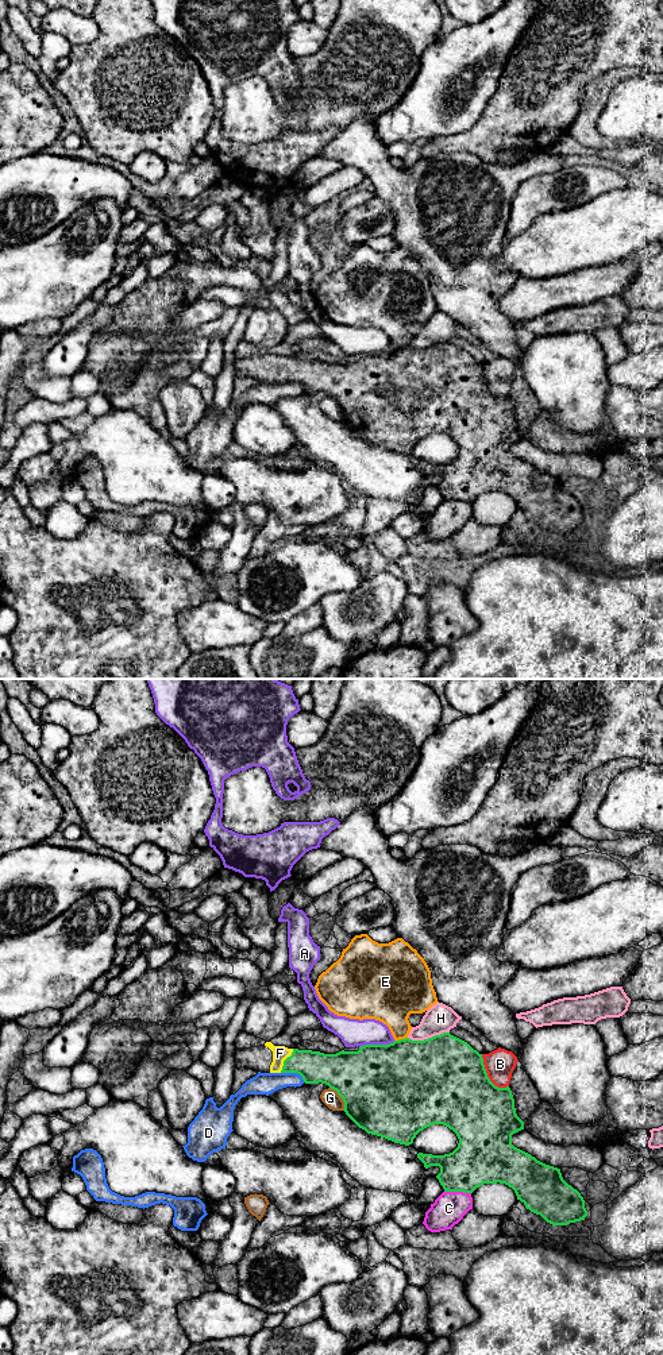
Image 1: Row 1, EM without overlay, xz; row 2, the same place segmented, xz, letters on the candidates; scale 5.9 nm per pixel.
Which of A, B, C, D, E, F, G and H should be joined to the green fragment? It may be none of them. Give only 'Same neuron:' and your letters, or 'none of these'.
Same neuron: F

